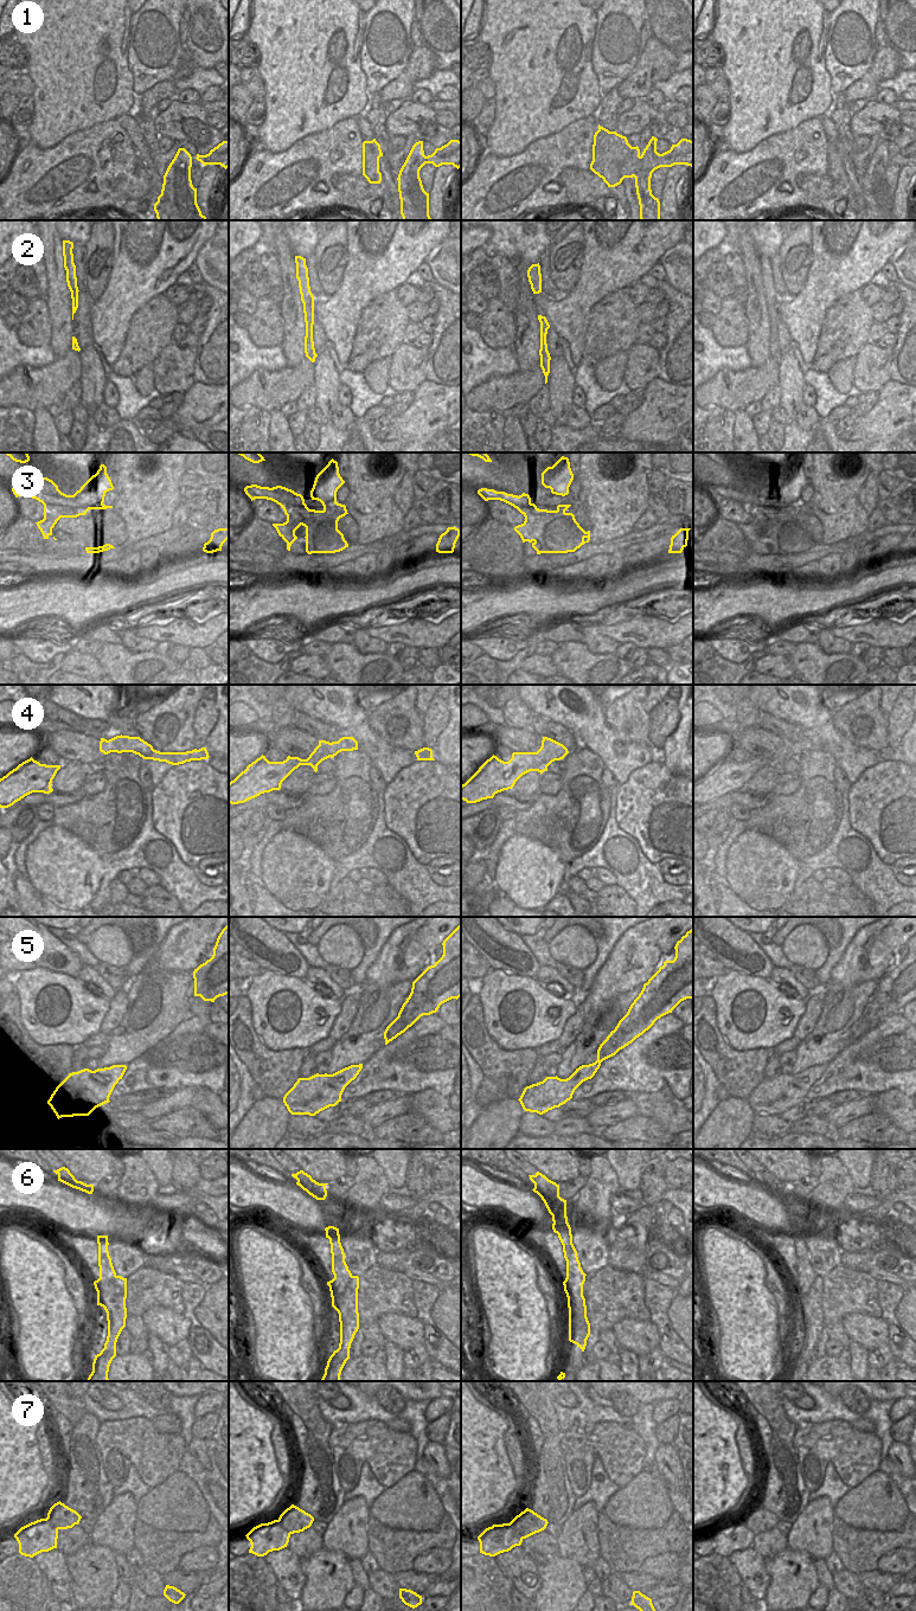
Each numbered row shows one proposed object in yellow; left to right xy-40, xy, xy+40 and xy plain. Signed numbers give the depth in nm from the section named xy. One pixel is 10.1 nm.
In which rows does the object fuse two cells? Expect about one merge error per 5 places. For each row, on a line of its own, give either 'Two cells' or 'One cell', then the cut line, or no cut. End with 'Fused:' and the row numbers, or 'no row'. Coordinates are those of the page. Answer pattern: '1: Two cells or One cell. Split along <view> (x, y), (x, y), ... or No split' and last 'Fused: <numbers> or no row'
1: One cell. No split
2: One cell. No split
3: Two cells. Split along xy+40 (565, 513), (546, 526), (543, 541), (535, 541)
4: One cell. No split
5: One cell. No split
6: Two cells. Split along xy (353, 1276), (347, 1288), (332, 1298)
7: Two cells. Split along xy+40 (510, 1522), (523, 1538)
Fused: 3, 6, 7

